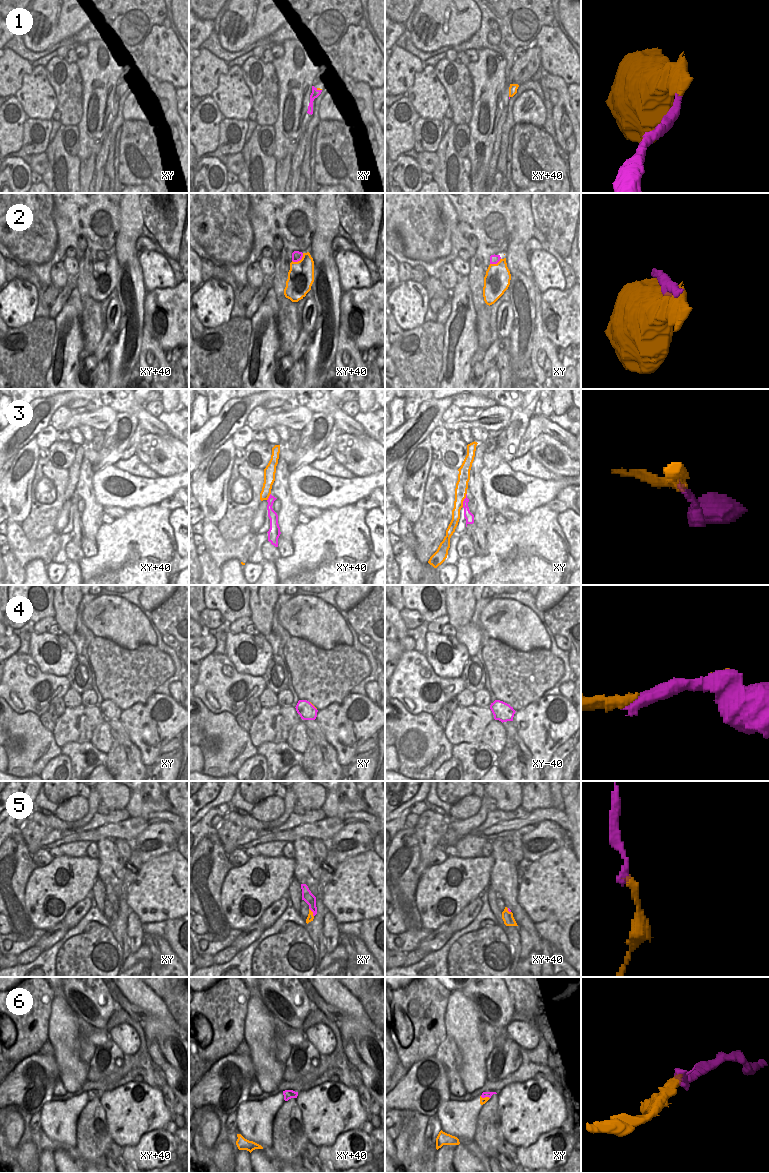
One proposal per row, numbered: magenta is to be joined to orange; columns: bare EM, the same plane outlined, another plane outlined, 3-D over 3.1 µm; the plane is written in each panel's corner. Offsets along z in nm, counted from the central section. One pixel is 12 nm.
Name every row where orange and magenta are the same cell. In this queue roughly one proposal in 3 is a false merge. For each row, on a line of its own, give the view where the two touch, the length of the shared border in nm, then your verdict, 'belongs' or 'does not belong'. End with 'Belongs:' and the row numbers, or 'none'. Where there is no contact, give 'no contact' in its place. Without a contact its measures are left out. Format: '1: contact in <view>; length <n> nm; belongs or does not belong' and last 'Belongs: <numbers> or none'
1: contact in xy; length 80 nm; belongs
2: contact in xy+40; length 180 nm; does not belong
3: contact in xy; length 180 nm; does not belong
4: contact in xy; length 130 nm; belongs
5: contact in xy; length 120 nm; belongs
6: contact in xy; length 120 nm; belongs
Belongs: 1, 4, 5, 6

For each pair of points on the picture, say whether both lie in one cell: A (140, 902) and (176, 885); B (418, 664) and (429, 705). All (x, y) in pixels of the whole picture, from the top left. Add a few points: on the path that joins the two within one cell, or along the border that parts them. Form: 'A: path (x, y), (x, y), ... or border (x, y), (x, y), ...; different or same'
A: path (149, 897), (155, 896), (167, 887); same
B: path (418, 674), (420, 695); same

